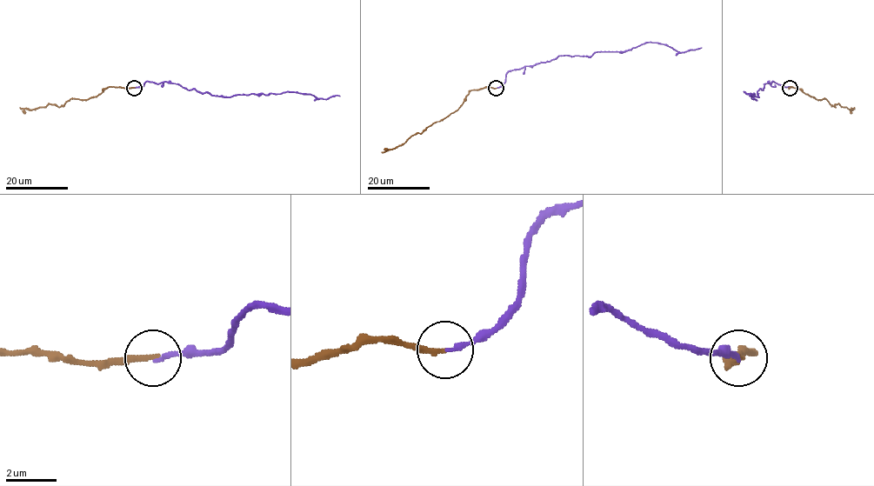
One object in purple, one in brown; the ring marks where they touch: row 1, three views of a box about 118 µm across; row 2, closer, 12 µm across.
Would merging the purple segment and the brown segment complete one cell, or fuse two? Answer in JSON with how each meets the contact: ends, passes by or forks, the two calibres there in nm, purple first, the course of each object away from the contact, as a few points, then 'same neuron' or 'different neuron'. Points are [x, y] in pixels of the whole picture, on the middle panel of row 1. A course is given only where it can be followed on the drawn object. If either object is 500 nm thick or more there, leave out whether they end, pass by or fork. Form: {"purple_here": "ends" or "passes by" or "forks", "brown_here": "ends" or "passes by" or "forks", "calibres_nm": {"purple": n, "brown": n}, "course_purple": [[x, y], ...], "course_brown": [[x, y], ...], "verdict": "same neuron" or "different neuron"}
{"purple_here": "ends", "brown_here": "ends", "calibres_nm": {"purple": 180, "brown": 200}, "course_purple": [[496, 88], [510, 71], [563, 56], [591, 56], [648, 42], [680, 53], [702, 48]], "course_brown": [[496, 88], [484, 87], [471, 89], [457, 110], [421, 133], [411, 135], [403, 143], [387, 149]], "verdict": "same neuron"}

